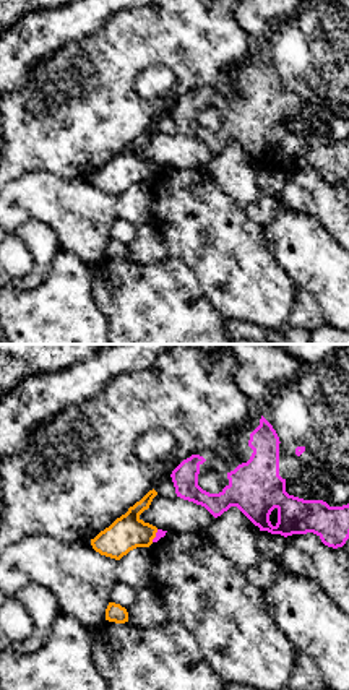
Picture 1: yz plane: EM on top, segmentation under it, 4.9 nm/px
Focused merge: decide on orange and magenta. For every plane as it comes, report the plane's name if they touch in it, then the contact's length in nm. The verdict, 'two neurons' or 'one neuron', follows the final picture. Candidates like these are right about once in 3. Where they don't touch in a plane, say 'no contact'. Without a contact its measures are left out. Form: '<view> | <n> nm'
yz | 70 nm

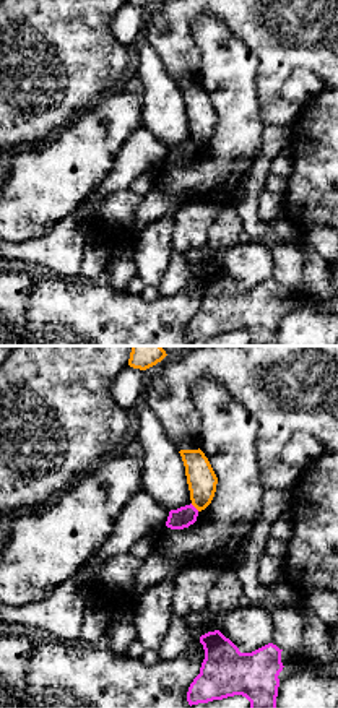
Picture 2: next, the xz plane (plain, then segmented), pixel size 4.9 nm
xz | 60 nm

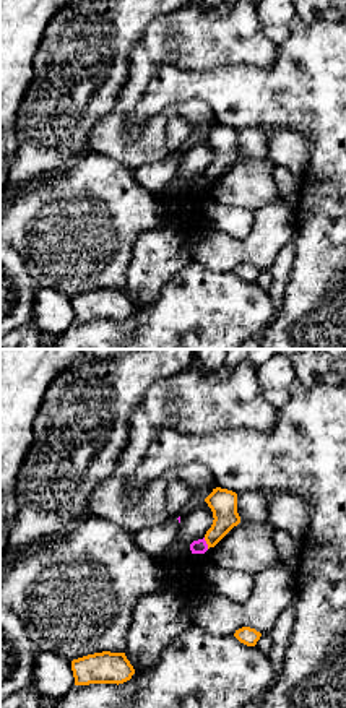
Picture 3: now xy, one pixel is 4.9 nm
xy | 60 nm

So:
two neurons

